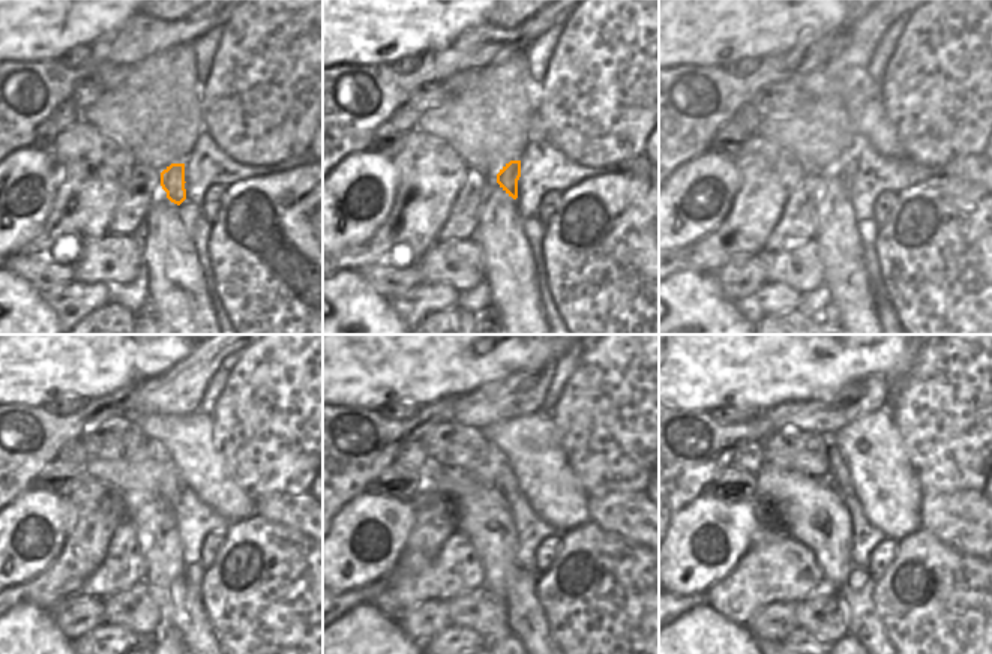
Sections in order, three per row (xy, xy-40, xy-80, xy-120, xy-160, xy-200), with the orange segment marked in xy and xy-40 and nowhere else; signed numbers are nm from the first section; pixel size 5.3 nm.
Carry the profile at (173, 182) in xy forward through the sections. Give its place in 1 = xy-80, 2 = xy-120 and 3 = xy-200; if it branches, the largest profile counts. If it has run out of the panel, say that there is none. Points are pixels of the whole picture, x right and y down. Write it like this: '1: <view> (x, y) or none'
1: xy-80 (845, 168)
2: xy-120 (170, 483)
3: xy-200 (838, 477)

